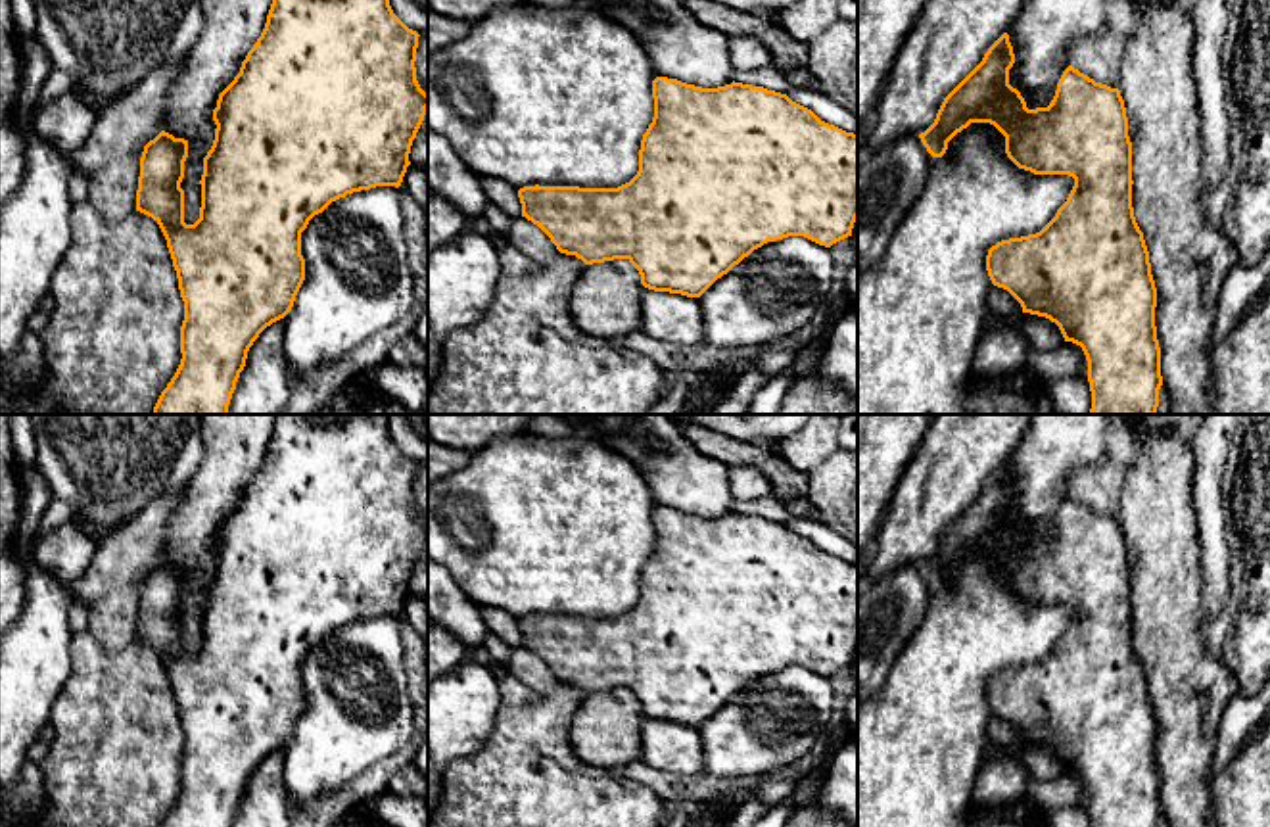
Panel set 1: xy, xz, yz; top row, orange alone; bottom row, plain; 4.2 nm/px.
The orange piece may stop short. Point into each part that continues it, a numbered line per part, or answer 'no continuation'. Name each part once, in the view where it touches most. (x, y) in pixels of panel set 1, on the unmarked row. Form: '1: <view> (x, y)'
no continuation

